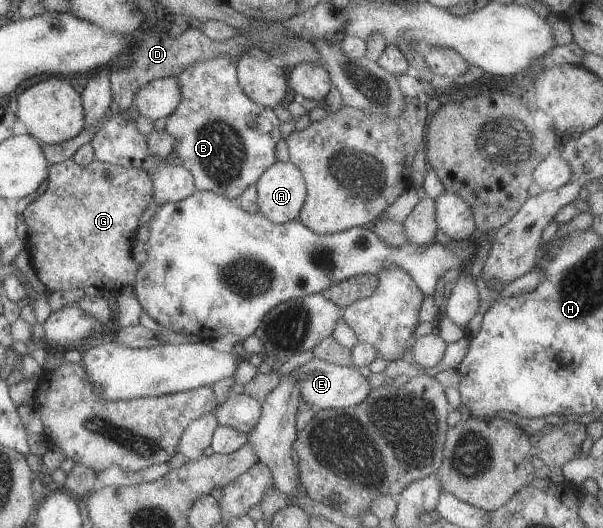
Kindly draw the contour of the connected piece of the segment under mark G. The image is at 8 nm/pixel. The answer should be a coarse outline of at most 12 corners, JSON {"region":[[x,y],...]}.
{"region":[[49,164],[20,215],[48,292],[132,287],[150,176]]}

